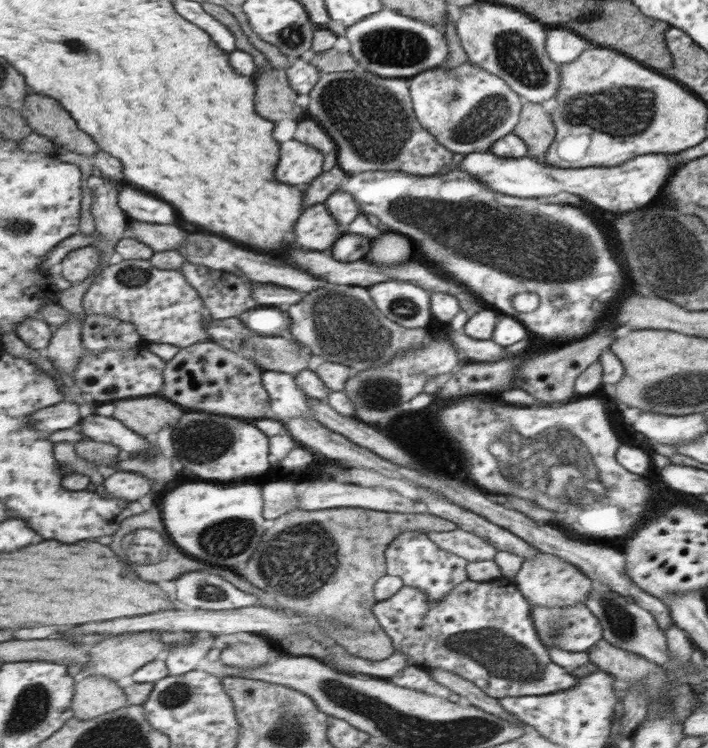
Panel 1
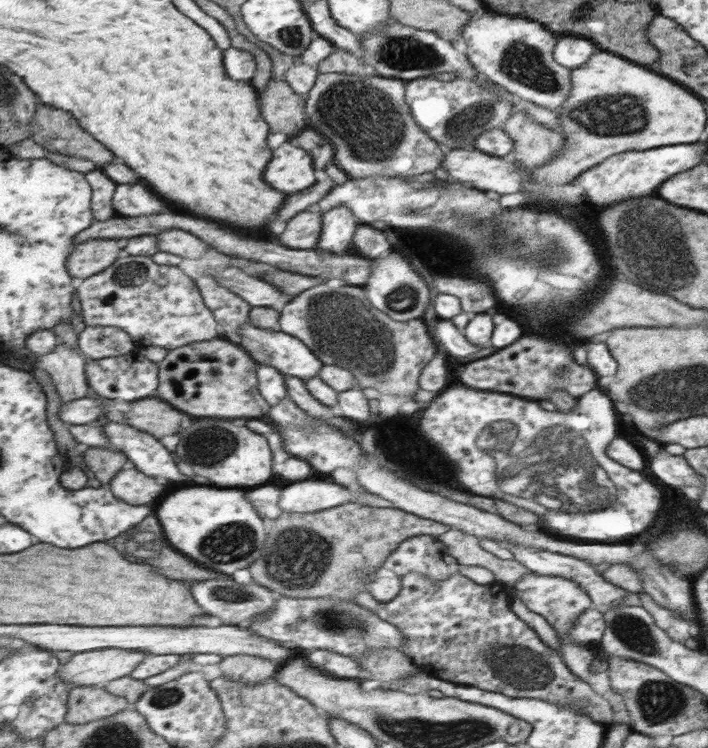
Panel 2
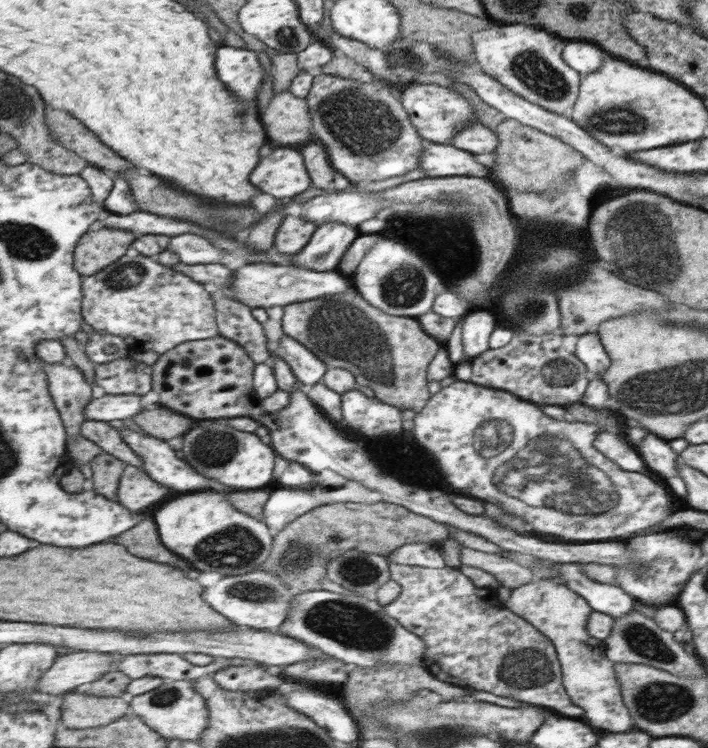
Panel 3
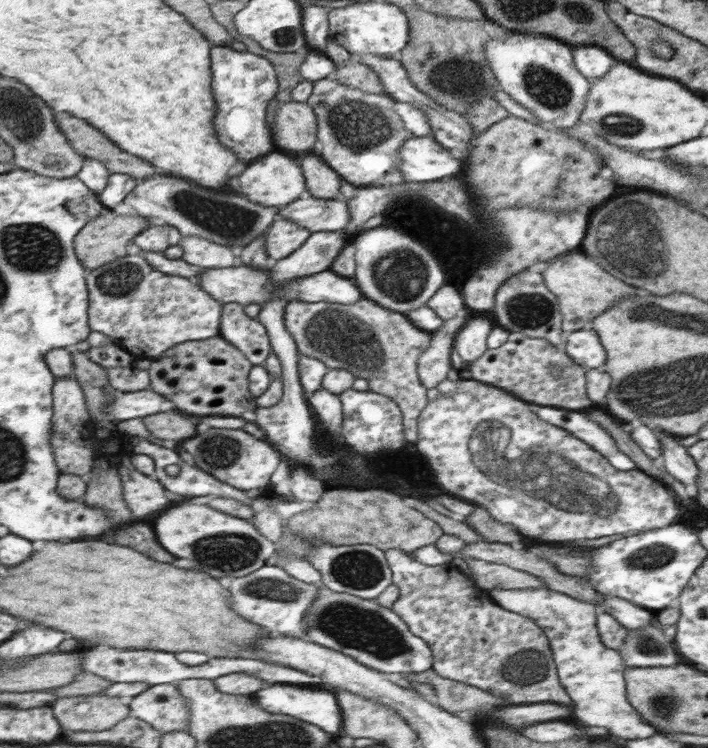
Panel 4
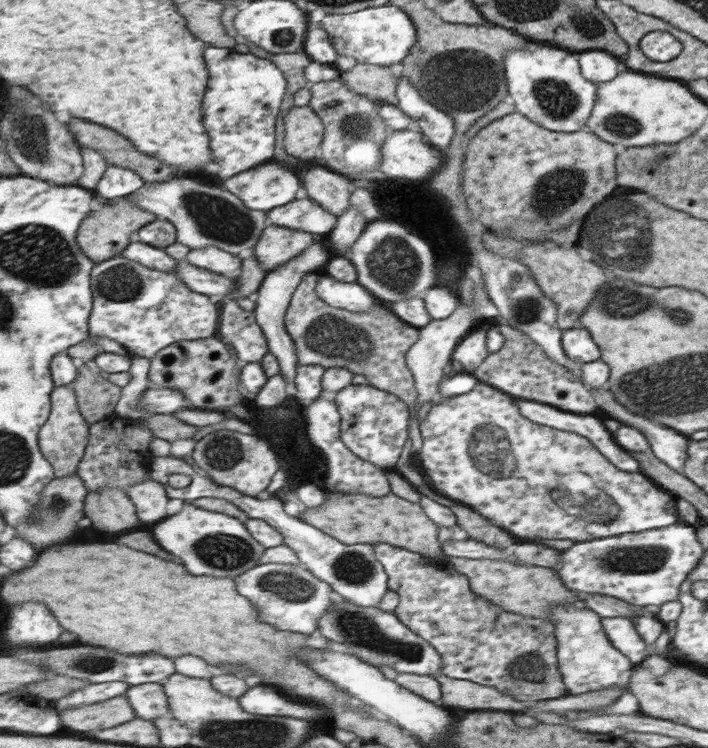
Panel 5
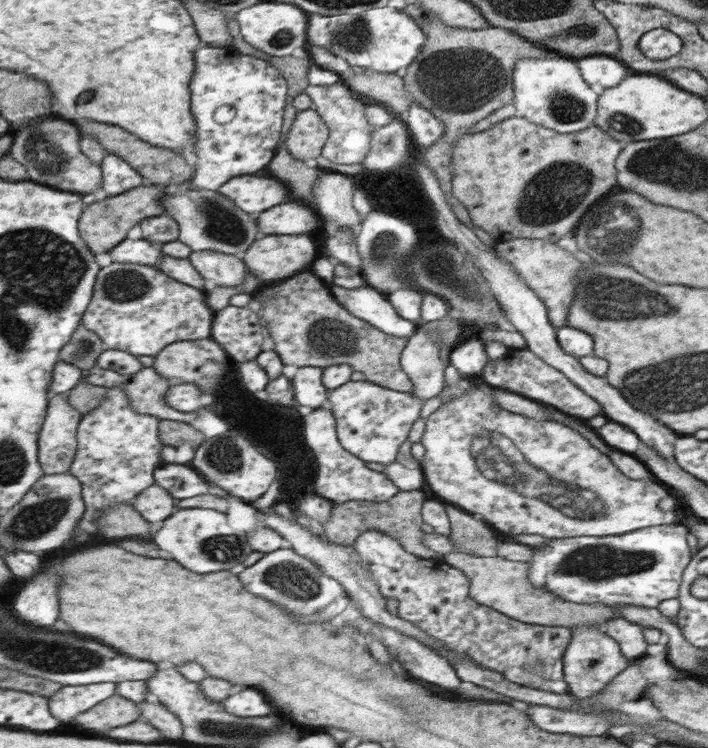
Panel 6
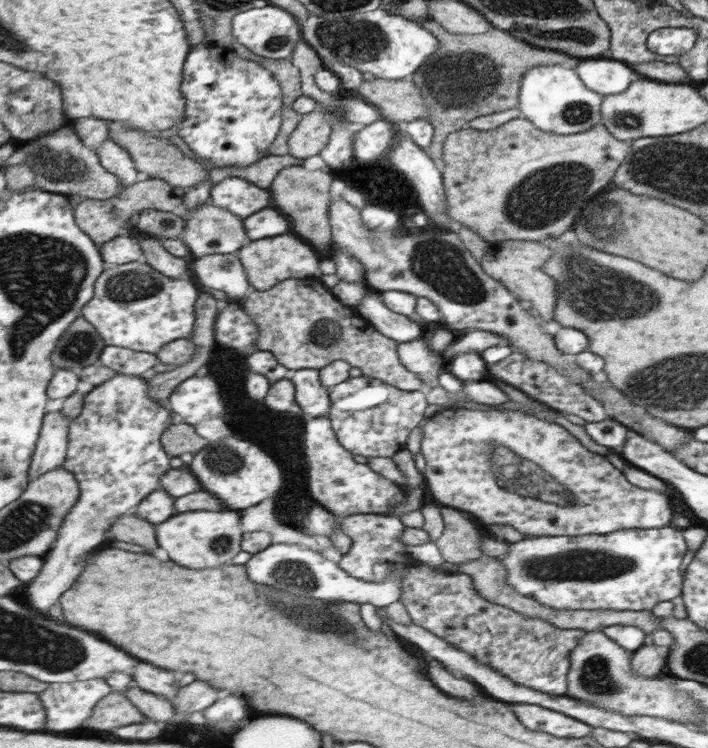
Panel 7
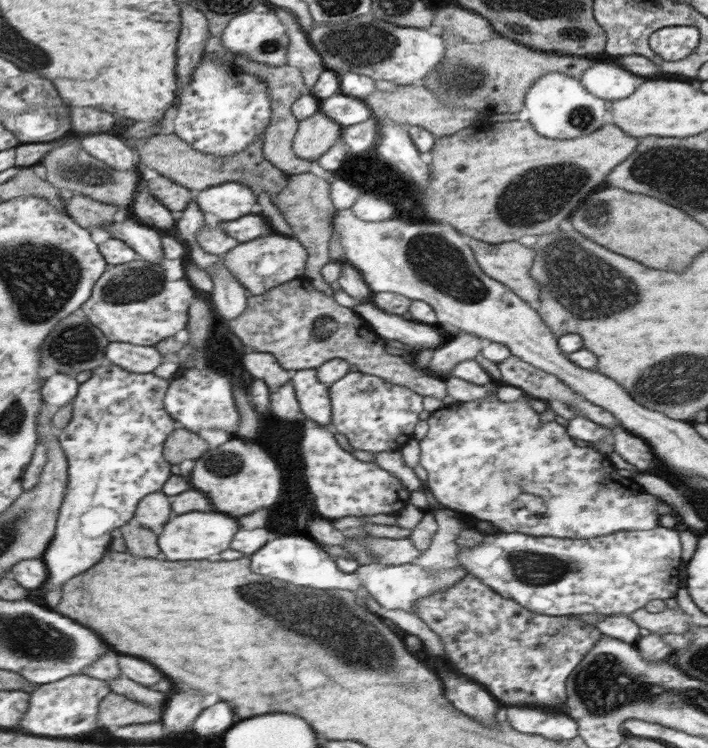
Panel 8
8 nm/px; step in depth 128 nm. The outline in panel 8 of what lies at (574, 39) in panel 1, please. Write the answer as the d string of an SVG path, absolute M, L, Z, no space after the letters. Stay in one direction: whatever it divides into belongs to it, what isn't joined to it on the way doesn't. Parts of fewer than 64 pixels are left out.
M596 62L596 66L584 72L581 80L588 92L609 101L628 98L642 82L646 82L646 78L642 80L640 76L634 76L628 70L608 62Z

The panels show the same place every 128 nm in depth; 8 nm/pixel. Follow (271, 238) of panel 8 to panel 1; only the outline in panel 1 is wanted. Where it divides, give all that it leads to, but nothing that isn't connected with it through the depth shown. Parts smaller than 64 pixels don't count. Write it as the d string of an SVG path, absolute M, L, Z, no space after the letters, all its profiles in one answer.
M316 203L304 210L303 216L300 216L297 222L292 244L299 249L330 250L343 234L325 203Z

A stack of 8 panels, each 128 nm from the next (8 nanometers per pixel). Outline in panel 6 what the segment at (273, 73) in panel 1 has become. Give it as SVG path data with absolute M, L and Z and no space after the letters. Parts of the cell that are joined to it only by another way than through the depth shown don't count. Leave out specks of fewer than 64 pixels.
M314 108L297 112L285 140L288 152L296 160L308 163L308 158L320 156L330 138L330 129L322 119Z

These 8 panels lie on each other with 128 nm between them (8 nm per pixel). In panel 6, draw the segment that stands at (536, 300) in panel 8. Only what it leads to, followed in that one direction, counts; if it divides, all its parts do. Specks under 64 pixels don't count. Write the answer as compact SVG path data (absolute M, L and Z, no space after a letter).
M517 238L497 242L495 256L514 266L518 276L532 288L538 298L542 299L547 310L551 326L559 329L567 325L567 316L571 314L572 303L575 302L576 270L582 268L582 264L566 250L561 249L555 242L546 239Z

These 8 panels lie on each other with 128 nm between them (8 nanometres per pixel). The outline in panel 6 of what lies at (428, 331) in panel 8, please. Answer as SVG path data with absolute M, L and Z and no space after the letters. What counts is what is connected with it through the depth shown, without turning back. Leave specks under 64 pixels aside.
M332 283L331 289L340 305L348 309L348 312L380 331L388 332L390 336L409 339L418 330L414 322L399 316L382 292L368 284L362 288L346 290Z

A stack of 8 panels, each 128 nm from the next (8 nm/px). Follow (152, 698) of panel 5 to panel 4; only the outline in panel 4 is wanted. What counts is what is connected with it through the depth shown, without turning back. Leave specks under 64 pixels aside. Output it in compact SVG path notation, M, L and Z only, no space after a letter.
M176 683L157 684L132 697L132 712L148 724L156 724L160 732L188 732L188 704L179 694Z

